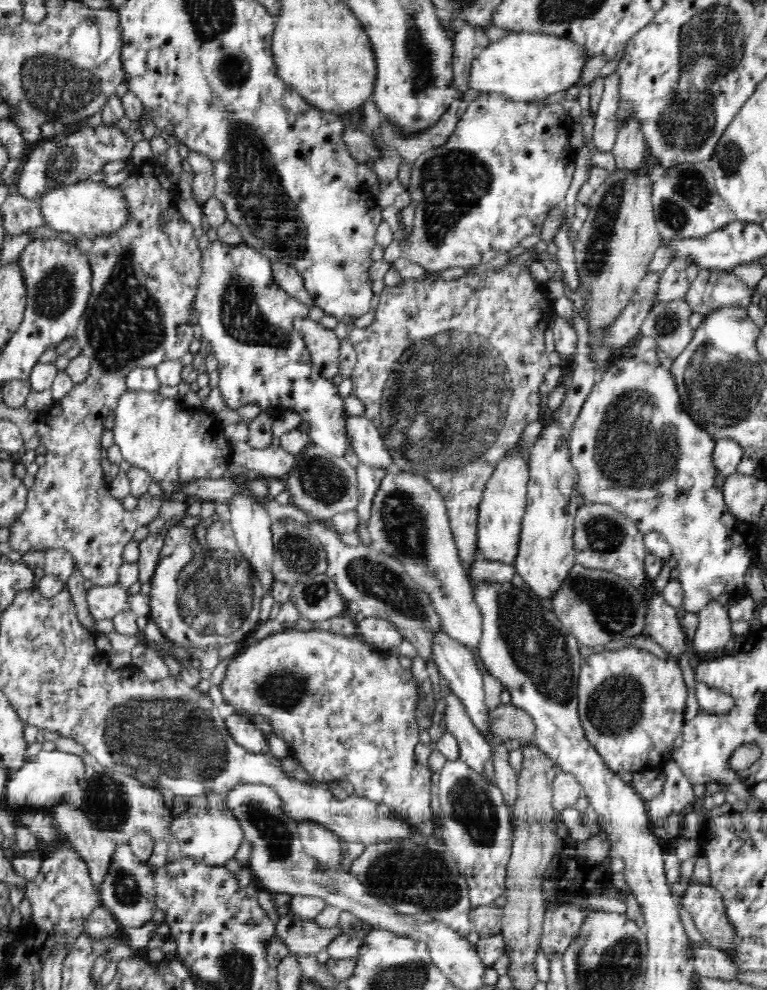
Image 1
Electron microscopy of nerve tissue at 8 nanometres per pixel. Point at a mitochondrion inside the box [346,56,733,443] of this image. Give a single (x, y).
(453, 182)

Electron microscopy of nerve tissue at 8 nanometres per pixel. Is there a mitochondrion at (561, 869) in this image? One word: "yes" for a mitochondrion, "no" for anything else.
no

